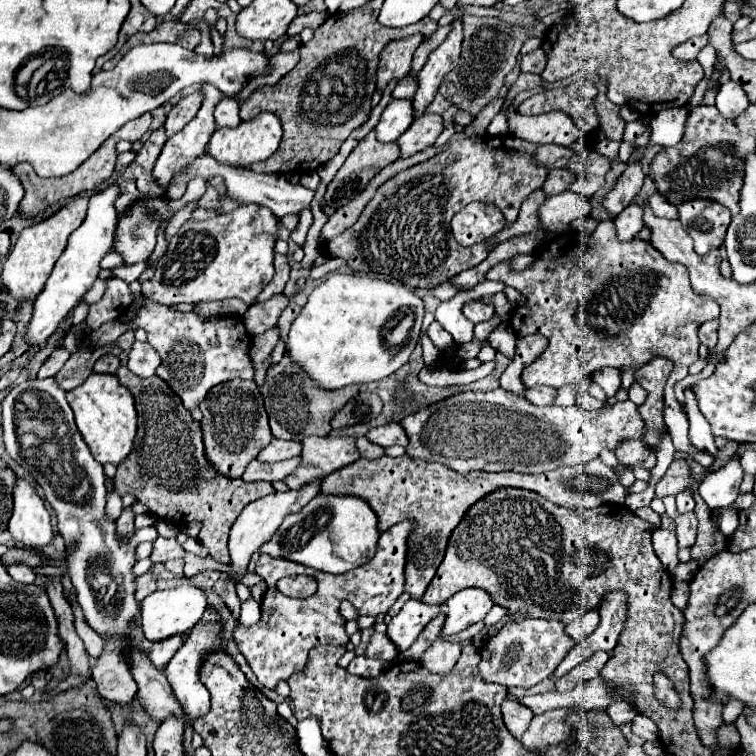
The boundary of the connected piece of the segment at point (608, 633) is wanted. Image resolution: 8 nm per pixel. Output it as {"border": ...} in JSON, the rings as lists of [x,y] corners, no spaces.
{"border":[[[613,589],[605,595],[603,603],[601,603],[601,623],[599,627],[591,633],[591,637],[587,637],[583,643],[575,645],[569,655],[561,661],[561,665],[557,667],[557,671],[553,673],[555,677],[563,677],[565,673],[569,673],[573,667],[577,667],[579,663],[583,663],[583,659],[587,659],[589,655],[597,653],[597,651],[611,651],[617,645],[617,639],[623,631],[625,619],[627,619],[627,593]]]}

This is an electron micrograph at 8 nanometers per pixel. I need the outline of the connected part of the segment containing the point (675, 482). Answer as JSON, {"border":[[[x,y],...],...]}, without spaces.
{"border":[[[683,459],[673,461],[667,469],[667,473],[659,479],[659,483],[655,485],[655,493],[659,499],[667,497],[667,495],[677,495],[679,491],[683,491],[687,485],[691,483],[689,477],[689,467]]]}

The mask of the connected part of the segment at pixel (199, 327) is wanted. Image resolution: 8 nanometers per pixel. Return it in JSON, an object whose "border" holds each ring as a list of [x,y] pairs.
{"border":[[[145,299],[145,303],[139,307],[137,317],[131,321],[113,321],[105,323],[101,331],[91,333],[91,345],[101,347],[107,343],[117,341],[119,335],[123,335],[131,327],[141,327],[147,331],[147,341],[157,349],[161,355],[161,365],[157,367],[157,375],[181,395],[185,407],[197,407],[205,395],[209,393],[211,387],[231,381],[235,377],[241,379],[253,379],[255,369],[253,361],[249,357],[249,345],[251,345],[251,335],[243,325],[243,319],[239,317],[221,317],[221,319],[201,319],[195,313],[181,313],[181,311],[171,311],[165,305]]]}

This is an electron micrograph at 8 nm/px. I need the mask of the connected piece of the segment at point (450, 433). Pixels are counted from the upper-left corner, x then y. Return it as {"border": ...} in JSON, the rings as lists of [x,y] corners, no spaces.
{"border":[[[495,389],[489,393],[483,391],[465,391],[443,401],[437,401],[425,409],[419,409],[413,415],[407,415],[401,425],[409,435],[407,455],[423,461],[437,461],[447,465],[449,469],[467,475],[475,469],[481,471],[517,471],[517,473],[543,473],[557,469],[567,463],[589,463],[599,455],[603,447],[615,449],[621,439],[641,439],[643,419],[637,413],[637,405],[633,401],[617,401],[613,405],[603,405],[597,411],[585,411],[579,405],[573,407],[537,407],[529,403],[525,397],[513,395],[503,389]]]}

